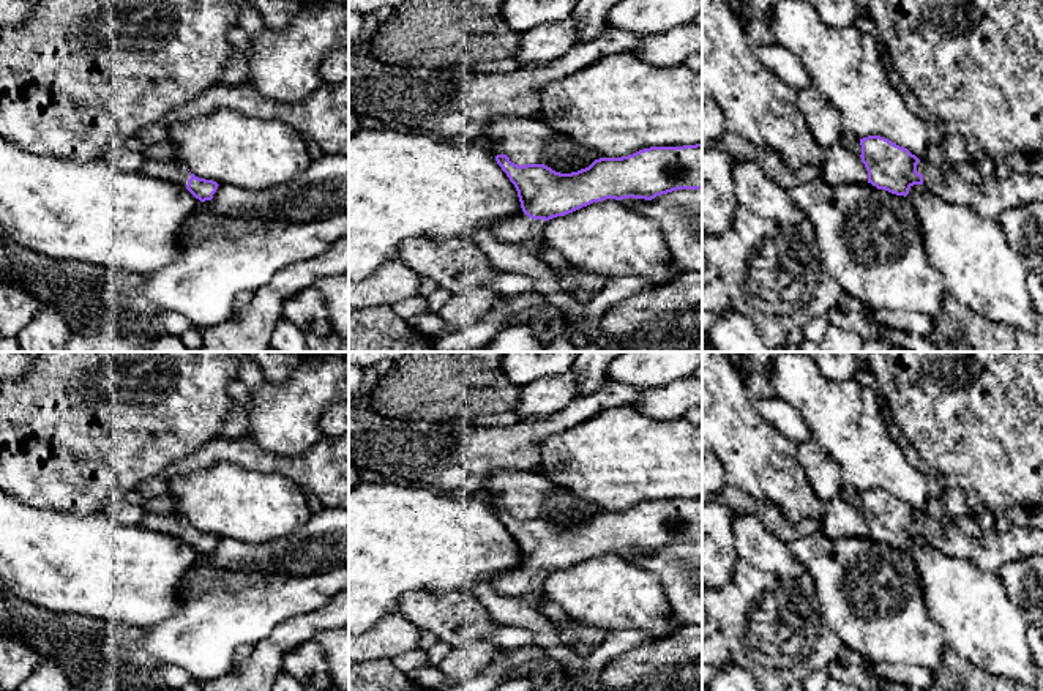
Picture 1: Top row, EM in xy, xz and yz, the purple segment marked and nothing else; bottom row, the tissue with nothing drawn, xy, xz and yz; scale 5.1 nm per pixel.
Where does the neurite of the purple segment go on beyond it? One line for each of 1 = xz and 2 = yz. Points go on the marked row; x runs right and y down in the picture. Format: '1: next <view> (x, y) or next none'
1: next xz (523, 231)
2: next yz (990, 199)

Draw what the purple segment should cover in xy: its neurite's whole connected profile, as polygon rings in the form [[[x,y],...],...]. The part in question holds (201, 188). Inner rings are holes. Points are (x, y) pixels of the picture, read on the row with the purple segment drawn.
[[[145,159],[142,172],[148,177],[166,180],[188,189],[200,202],[211,200],[218,189],[218,183],[213,180],[199,178],[188,170],[180,161],[156,161]]]

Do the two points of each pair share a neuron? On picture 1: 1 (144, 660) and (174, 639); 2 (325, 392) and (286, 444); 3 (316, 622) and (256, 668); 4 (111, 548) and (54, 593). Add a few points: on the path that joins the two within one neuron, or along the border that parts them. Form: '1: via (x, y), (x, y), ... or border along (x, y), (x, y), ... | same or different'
1: border along (141, 630), (138, 646), (161, 663) | different
2: via (313, 404), (286, 431) | same
3: via (302, 628), (289, 634), (270, 653) | same
4: via (97, 562), (84, 564), (68, 579) | same

